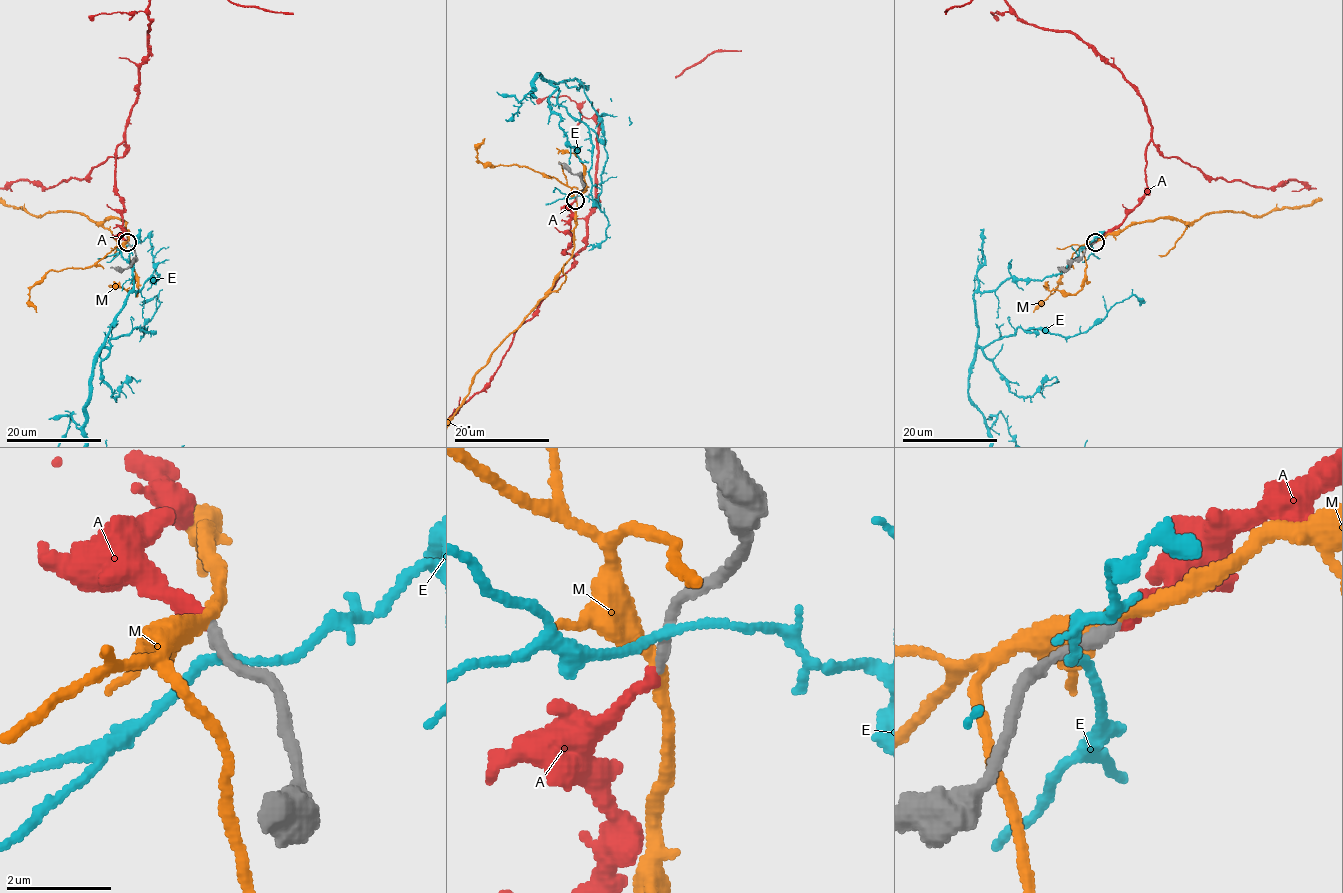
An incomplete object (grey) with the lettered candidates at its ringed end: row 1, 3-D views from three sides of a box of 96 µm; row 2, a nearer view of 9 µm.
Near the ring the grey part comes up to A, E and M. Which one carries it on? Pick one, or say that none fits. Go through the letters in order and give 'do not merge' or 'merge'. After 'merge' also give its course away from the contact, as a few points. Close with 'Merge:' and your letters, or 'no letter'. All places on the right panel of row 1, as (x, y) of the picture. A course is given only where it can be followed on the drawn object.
A: merge
E: do not merge
M: do not merge
Merge: A

